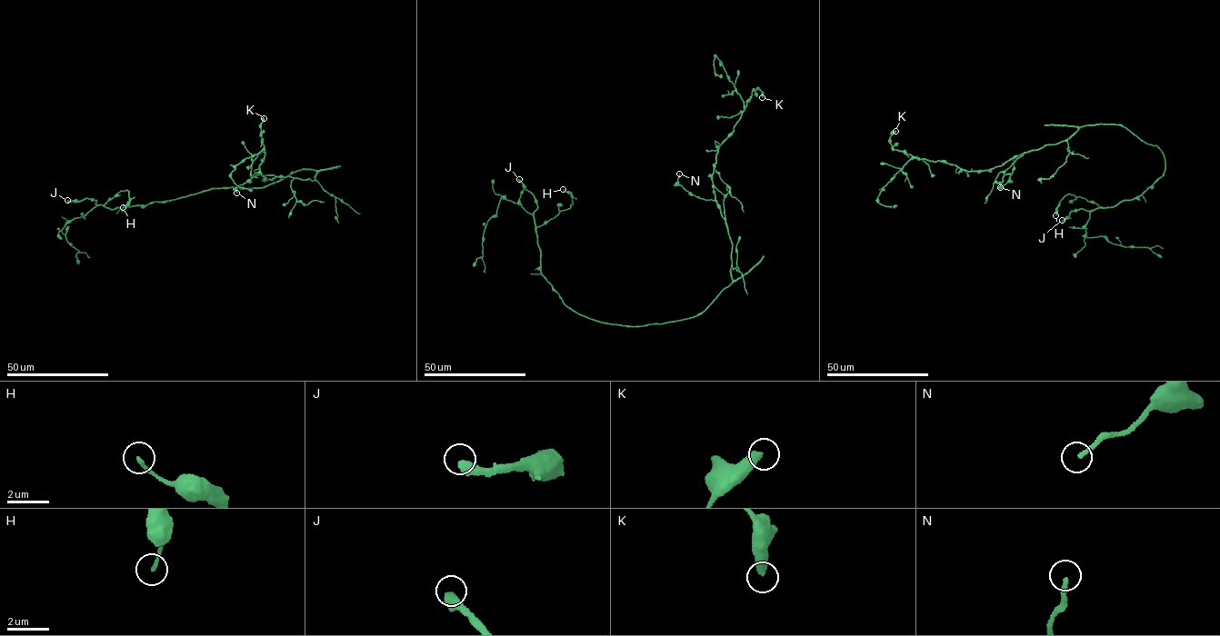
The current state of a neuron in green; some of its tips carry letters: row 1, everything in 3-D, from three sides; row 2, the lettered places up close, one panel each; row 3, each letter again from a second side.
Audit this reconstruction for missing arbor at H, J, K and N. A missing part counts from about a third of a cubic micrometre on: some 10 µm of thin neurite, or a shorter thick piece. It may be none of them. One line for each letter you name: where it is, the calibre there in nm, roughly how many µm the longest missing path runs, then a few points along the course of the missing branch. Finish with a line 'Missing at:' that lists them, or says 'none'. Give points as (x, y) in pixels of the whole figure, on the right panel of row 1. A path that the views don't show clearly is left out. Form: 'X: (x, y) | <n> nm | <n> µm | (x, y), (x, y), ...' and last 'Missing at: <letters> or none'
N: (1000, 187) | 190 nm | 15 µm
Missing at: N

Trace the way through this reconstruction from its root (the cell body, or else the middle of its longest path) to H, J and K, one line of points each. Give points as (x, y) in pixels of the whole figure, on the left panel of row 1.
H: (280, 181), (261, 187), (213, 188), (121, 209), (104, 205), (126, 189), (129, 202), (123, 207)
J: (280, 181), (261, 187), (213, 188), (174, 200), (121, 209), (96, 204), (96, 200), (89, 198), (67, 200)
K: (280, 181), (304, 168), (316, 172), (313, 181), (264, 178), (258, 167), (264, 154), (260, 136), (264, 118)

